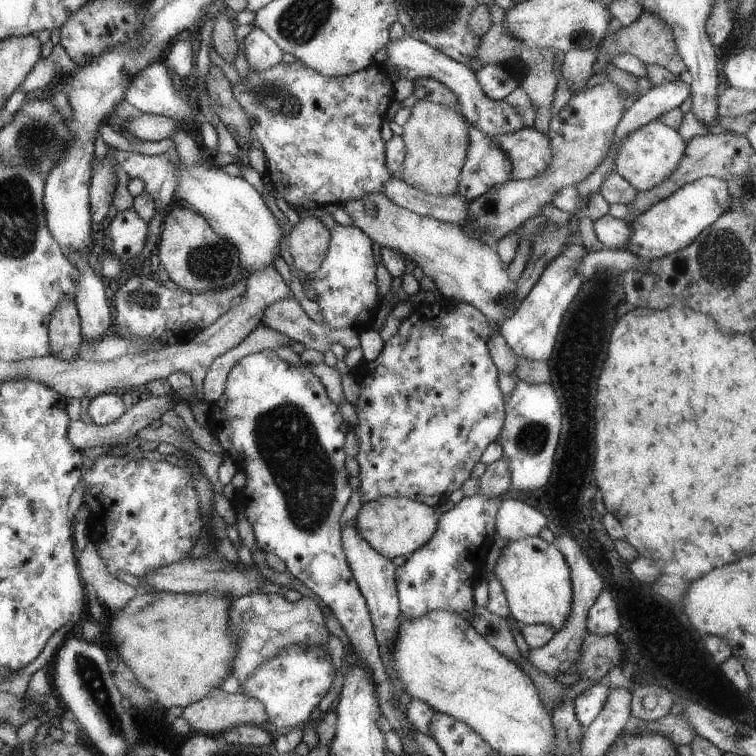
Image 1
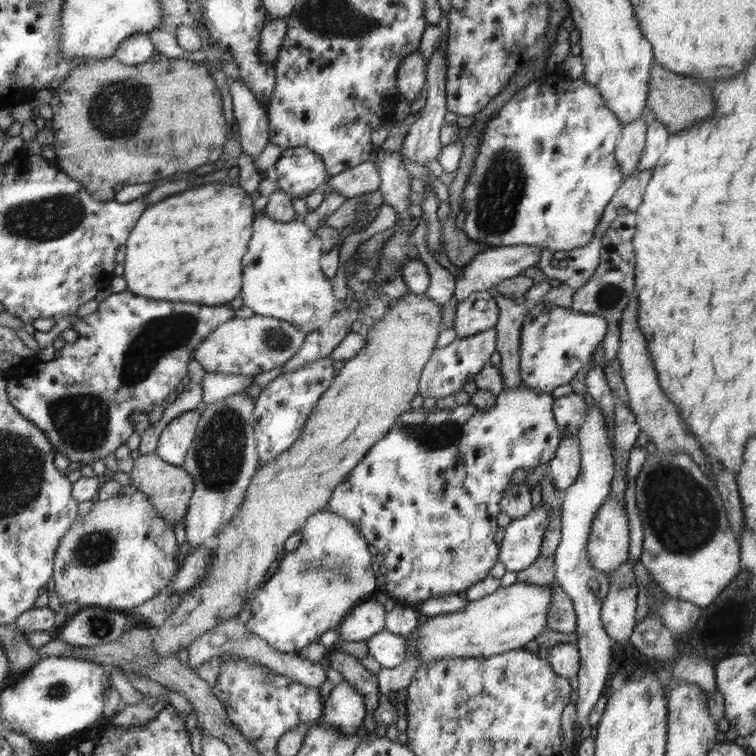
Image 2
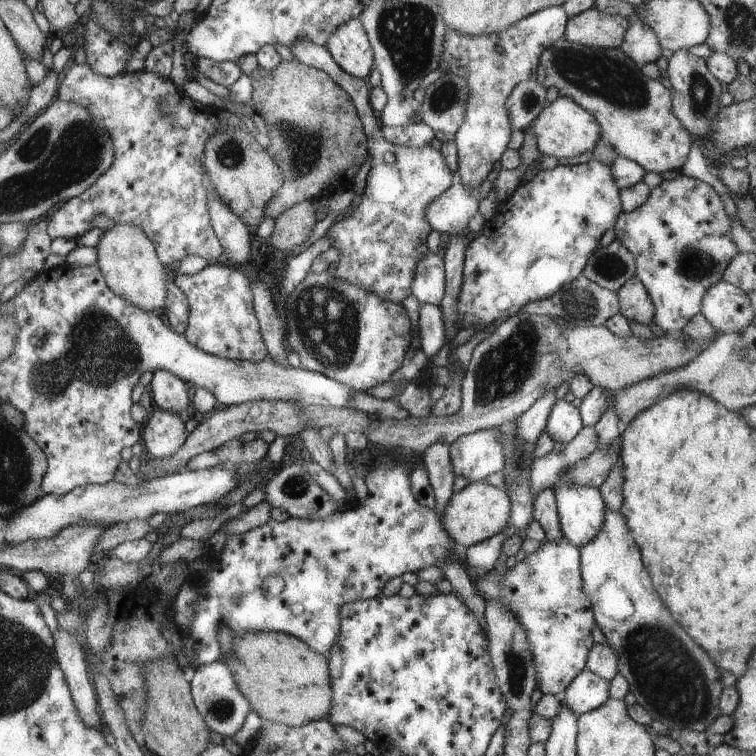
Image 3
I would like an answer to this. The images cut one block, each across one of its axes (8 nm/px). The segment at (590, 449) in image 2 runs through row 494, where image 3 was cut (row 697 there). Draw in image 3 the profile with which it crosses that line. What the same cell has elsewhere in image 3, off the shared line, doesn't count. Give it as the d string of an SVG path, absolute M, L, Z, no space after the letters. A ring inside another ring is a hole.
M585 669L566 687L561 697L563 704L579 715L606 702L610 697L609 681Z

